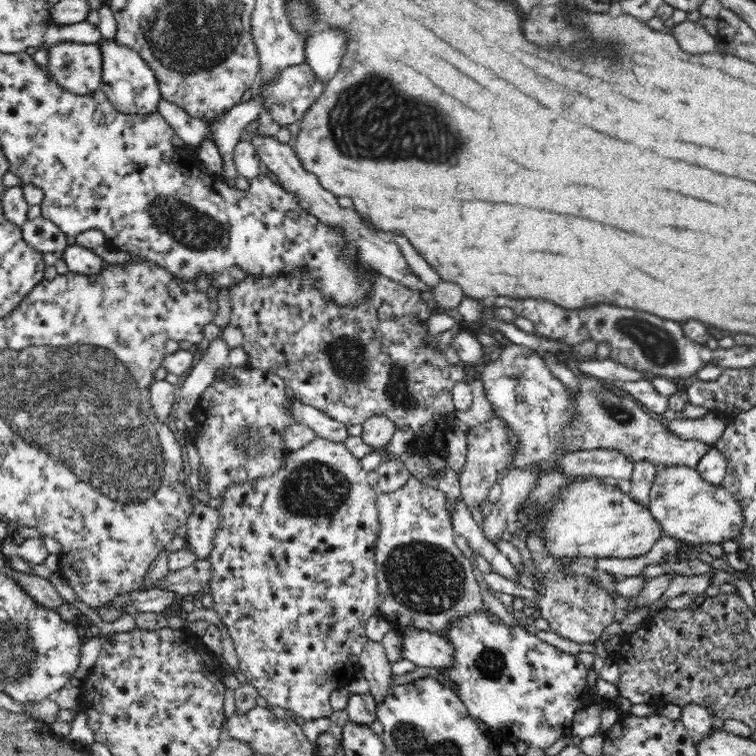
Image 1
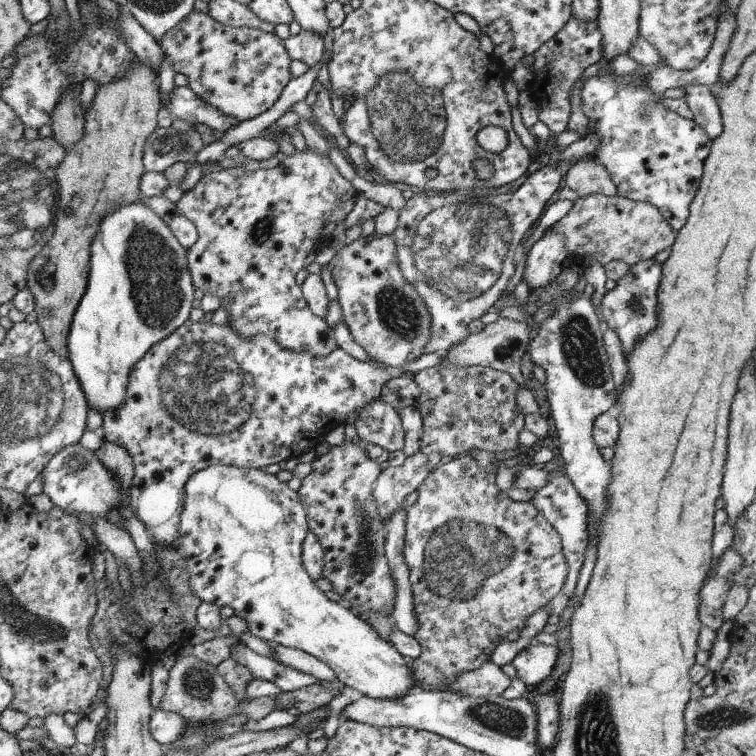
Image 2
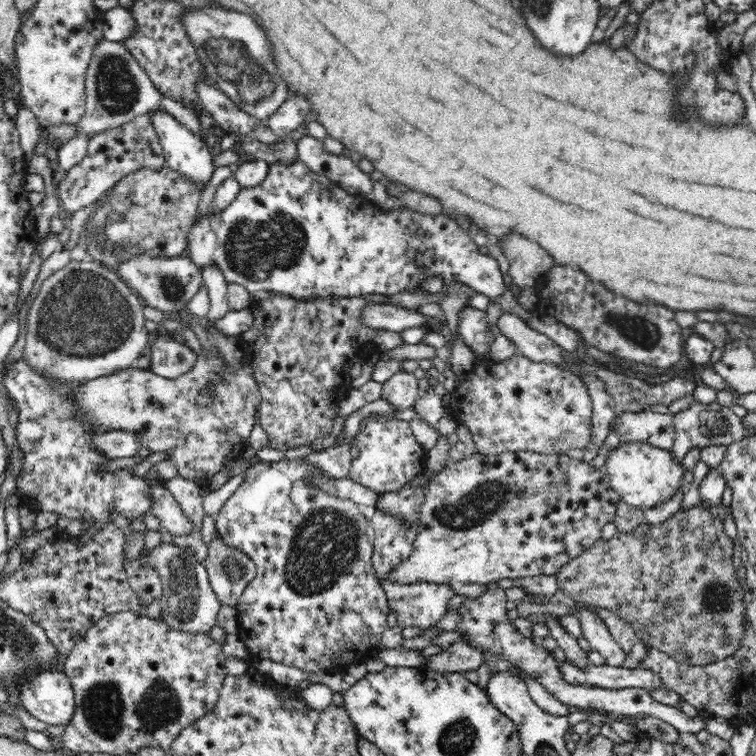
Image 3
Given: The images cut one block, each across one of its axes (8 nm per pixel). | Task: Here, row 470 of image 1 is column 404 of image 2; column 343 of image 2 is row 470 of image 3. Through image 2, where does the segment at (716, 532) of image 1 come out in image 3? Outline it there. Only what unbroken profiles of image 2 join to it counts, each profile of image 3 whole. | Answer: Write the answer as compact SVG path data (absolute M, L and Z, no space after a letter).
M623 442L621 445L614 448L614 450L610 451L609 454L603 469L608 475L612 490L615 490L618 493L619 498L630 506L646 510L662 501L667 501L680 487L683 486L683 463L676 461L676 458L672 457L672 452L670 451L656 448L650 444L642 442Z

